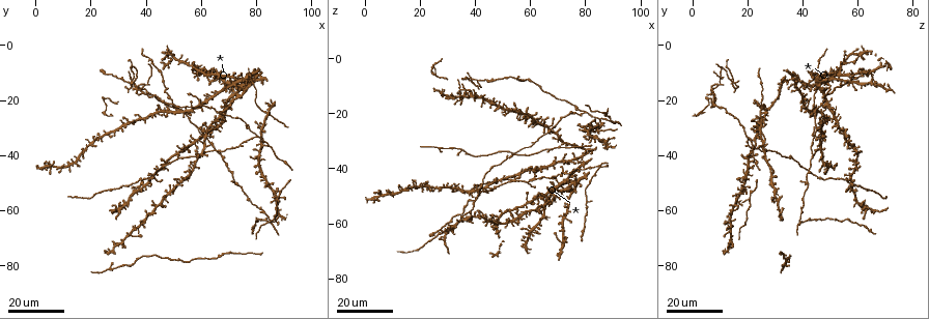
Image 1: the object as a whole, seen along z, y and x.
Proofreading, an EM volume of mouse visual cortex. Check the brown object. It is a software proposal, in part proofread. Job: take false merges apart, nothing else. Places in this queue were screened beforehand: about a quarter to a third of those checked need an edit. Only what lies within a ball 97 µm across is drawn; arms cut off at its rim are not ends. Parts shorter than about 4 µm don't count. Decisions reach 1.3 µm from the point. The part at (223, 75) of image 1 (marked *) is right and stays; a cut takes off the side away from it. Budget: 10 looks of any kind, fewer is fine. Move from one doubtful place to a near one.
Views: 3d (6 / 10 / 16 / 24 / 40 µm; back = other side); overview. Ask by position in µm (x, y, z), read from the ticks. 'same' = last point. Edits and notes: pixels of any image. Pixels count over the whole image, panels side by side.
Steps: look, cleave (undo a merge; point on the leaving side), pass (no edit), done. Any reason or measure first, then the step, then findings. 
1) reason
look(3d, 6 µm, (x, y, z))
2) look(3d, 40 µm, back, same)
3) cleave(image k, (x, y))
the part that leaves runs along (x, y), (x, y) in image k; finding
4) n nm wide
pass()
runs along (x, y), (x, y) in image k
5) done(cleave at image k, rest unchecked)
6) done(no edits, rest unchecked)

three-way junction
look(3d, 16 µm, (59, 21, 7))

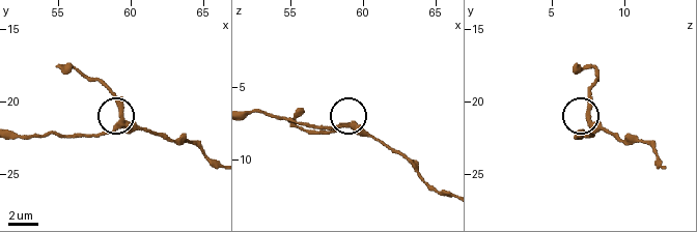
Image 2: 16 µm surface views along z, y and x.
look(3d, 10 µm, (59.4, 21.2, 7.6))

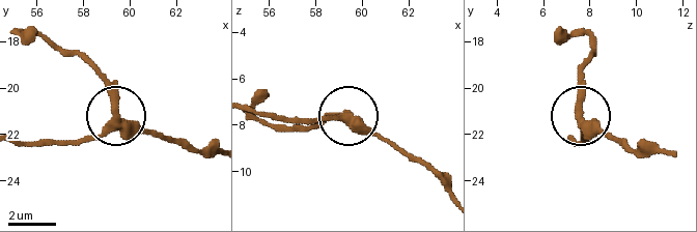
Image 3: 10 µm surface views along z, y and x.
pass()
runs along (668, 155), (639, 153), (595, 129), (579, 108), (579, 68) in image 3; one neuron here

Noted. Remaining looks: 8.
look(3d, 16 µm, (85, 25, 26))

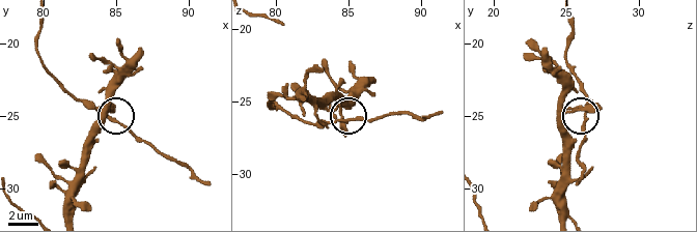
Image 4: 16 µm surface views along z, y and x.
look(3d, 6 µm, (84.2, 25.0, 26.4))

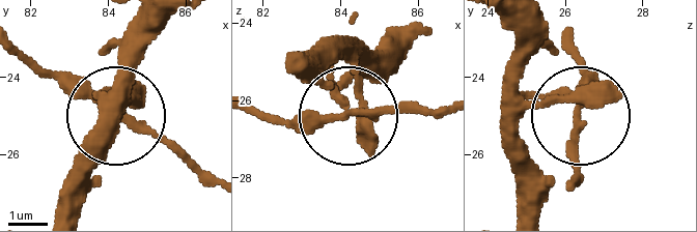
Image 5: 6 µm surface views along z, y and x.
4 arms
pass()
continuous, no second neuron

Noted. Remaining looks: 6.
three arms meet
look(3d, 16 µm, (74, 36, 19))

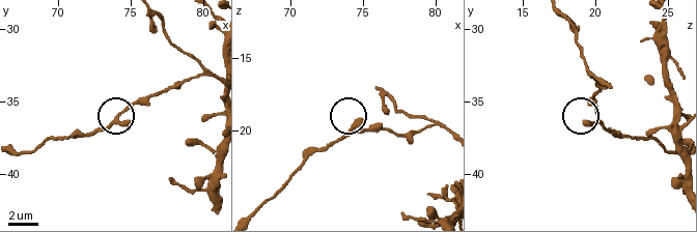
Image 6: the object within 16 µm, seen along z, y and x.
look(3d, 10 µm, (74.6, 35.6, 20.2))

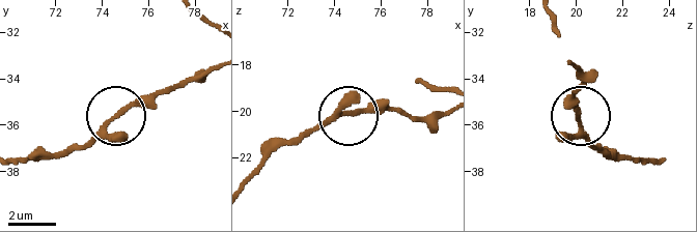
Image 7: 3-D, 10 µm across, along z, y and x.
pass()
runs along (21, 160), (86, 146), (116, 118), (162, 90) in image 7; continuous, no second neuron

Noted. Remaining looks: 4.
side arm on a straight run
look(3d, 16 µm, (53, 24, 44))

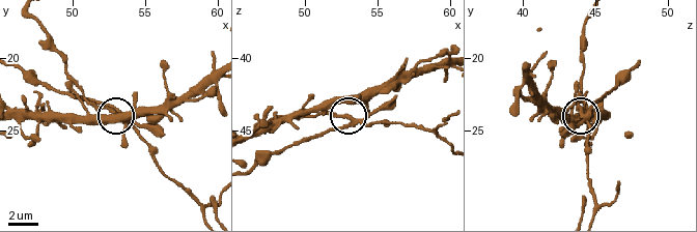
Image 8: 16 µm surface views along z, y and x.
look(3d, 6 µm, (53.4, 23.8, 44.6))

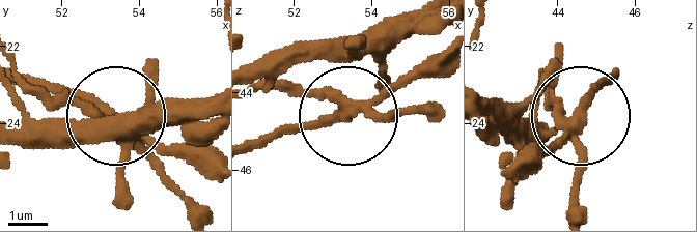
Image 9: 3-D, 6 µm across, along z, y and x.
cleave(image 9, (176, 148))
the part that leaves runs along (574, 131), (606, 78) in image 9; a second neuron is stuck on

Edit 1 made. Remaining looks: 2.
three-way junction
look(3d, 16 µm, (63, 13, 49))

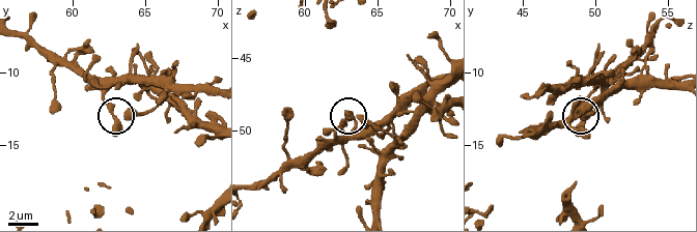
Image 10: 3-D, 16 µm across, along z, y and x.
look(3d, 10 µm, same)

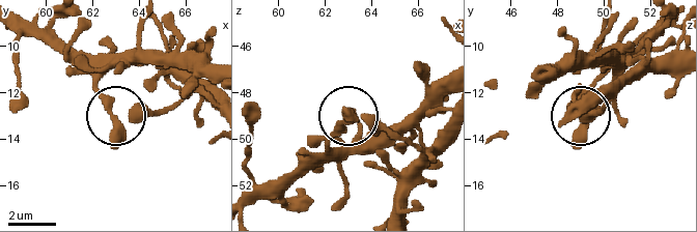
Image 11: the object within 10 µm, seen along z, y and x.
270 nm wide
pass()
all the same neuron

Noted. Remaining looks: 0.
done(cleave at image 9, rest unchecked)

